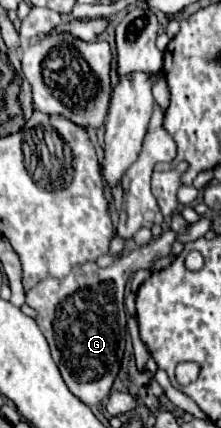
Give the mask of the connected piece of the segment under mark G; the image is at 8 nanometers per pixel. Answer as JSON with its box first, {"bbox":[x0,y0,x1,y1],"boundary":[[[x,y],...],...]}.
{"bbox":[26,231,176,407],"boundary":[[[166,231],[162,233],[158,239],[150,241],[144,247],[136,247],[134,251],[126,253],[124,257],[120,257],[118,261],[114,261],[110,267],[98,267],[96,263],[84,263],[84,265],[76,265],[66,277],[56,279],[56,277],[48,277],[40,283],[36,283],[28,293],[26,293],[26,303],[38,311],[38,327],[44,333],[50,349],[52,349],[52,357],[62,373],[64,383],[68,385],[68,389],[86,405],[96,407],[110,391],[118,371],[120,371],[120,363],[122,363],[122,355],[124,355],[124,337],[126,337],[126,313],[124,313],[124,285],[128,281],[128,277],[136,271],[136,269],[150,269],[154,261],[166,257],[170,253],[170,245],[174,243],[176,233],[174,231]]]}

